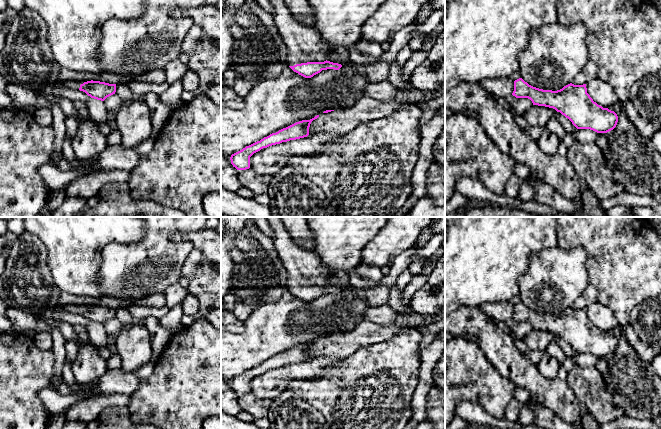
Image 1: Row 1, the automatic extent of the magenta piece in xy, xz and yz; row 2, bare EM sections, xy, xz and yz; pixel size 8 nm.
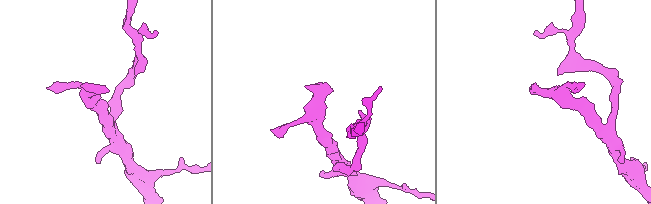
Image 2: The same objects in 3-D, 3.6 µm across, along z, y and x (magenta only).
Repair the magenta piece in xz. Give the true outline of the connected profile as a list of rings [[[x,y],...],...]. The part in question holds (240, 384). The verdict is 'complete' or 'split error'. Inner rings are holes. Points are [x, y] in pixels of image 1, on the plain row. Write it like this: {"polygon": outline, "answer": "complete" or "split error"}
{"polygon": [[[319,339],[315,340],[310,344],[302,344],[296,346],[286,352],[279,354],[276,357],[272,357],[269,360],[264,361],[260,365],[257,365],[249,370],[246,370],[242,374],[231,379],[230,381],[231,388],[237,394],[249,393],[250,381],[254,377],[272,369],[307,361],[309,359],[309,351],[311,346],[317,343],[318,341]]], "answer": "complete"}

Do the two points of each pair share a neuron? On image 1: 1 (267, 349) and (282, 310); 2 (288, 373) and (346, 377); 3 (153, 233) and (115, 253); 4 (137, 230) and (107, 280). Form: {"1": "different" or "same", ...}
{"1": "same", "2": "different", "3": "same", "4": "different"}

